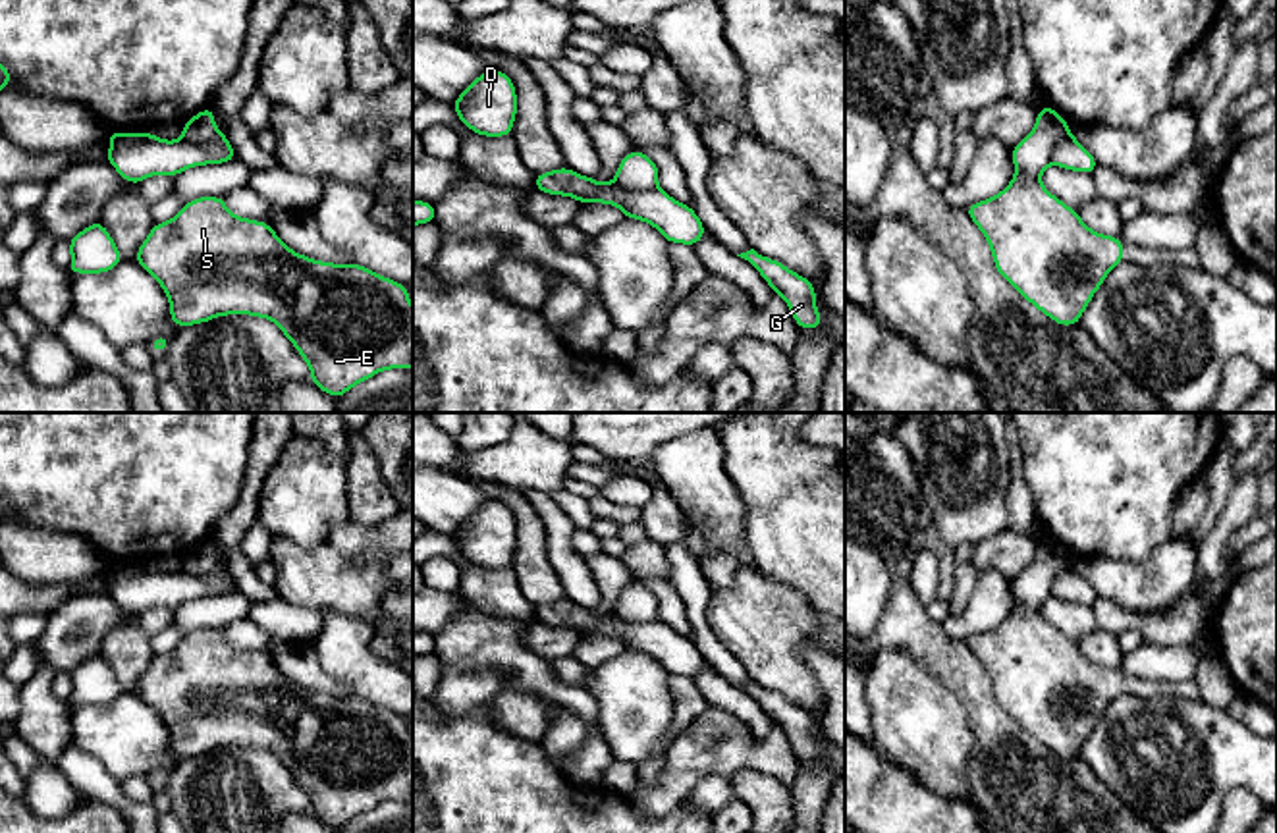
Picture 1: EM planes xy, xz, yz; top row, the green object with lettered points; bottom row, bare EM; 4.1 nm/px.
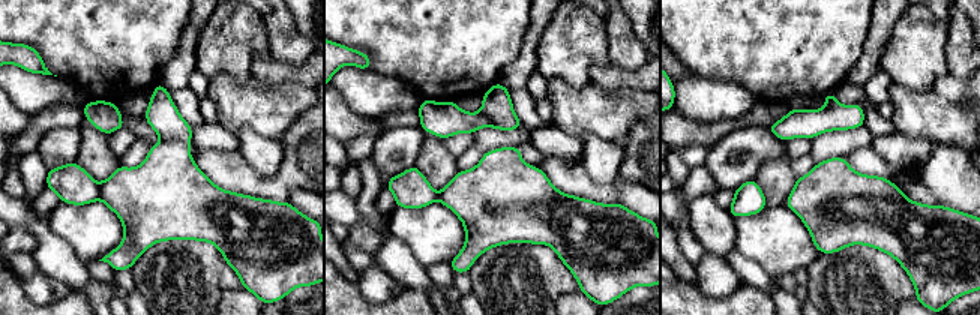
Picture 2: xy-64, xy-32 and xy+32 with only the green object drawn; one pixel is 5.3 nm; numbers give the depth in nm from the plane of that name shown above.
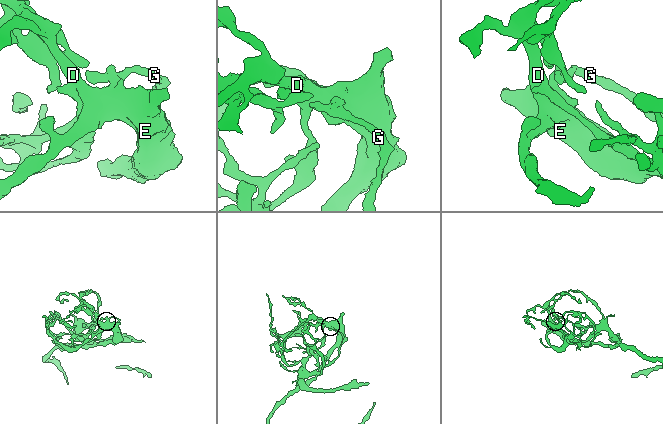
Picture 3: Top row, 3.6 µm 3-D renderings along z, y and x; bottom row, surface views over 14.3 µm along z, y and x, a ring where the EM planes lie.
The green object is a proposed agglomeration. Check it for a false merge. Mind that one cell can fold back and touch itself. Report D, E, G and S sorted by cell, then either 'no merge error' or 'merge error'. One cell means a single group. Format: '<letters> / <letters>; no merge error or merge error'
D E S / G; merge error

